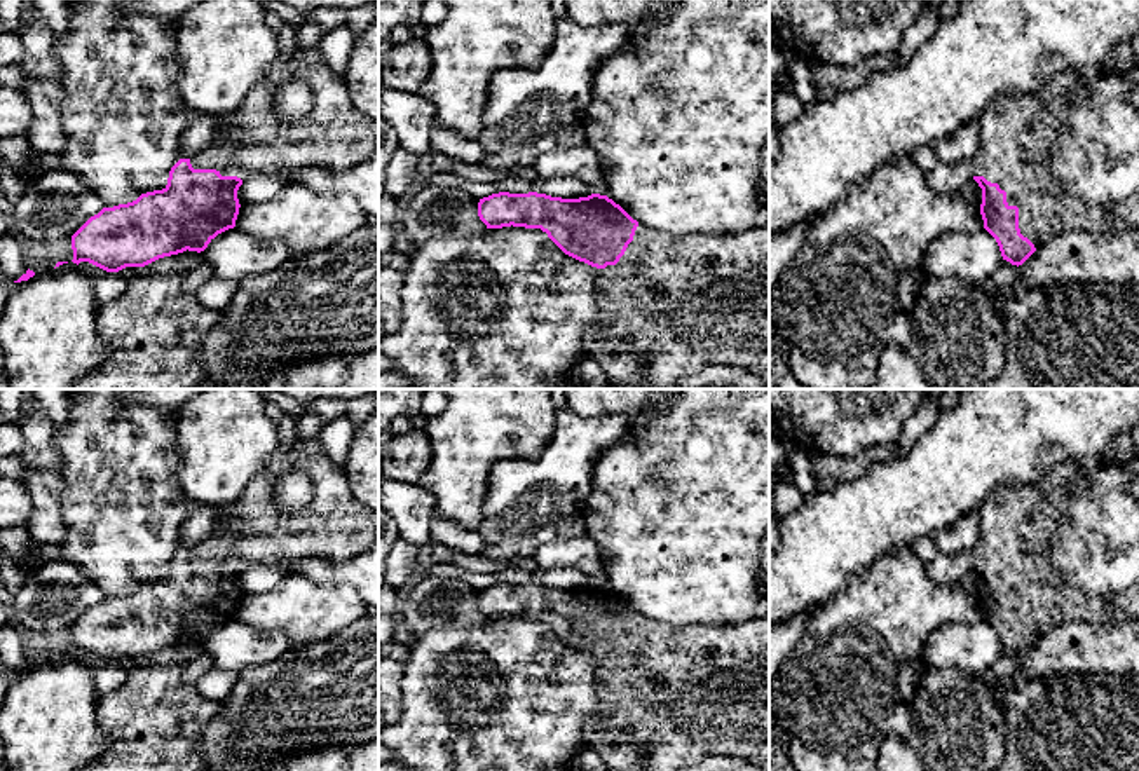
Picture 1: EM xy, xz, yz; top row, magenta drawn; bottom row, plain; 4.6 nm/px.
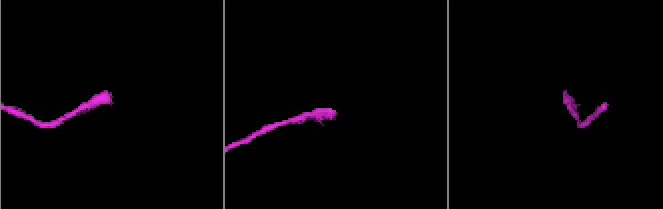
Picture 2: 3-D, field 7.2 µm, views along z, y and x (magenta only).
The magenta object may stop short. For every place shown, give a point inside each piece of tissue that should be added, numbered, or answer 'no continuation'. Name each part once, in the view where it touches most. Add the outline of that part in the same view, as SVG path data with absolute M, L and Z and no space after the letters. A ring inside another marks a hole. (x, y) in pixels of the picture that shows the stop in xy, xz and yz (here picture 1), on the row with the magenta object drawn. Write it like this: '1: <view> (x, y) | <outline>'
1: yz (1017, 129) | M1069 68L1054 75L1033 92L1005 92L998 96L977 119L980 143L970 159L973 176L984 176L1006 192L1008 206L1019 208L1020 234L1036 249L1052 237L1069 232L1067 223L1061 218L1061 209L1080 206L1080 199L1055 187L1050 152L1055 134L1064 126L1067 110L1087 98L1088 92L1083 73Z

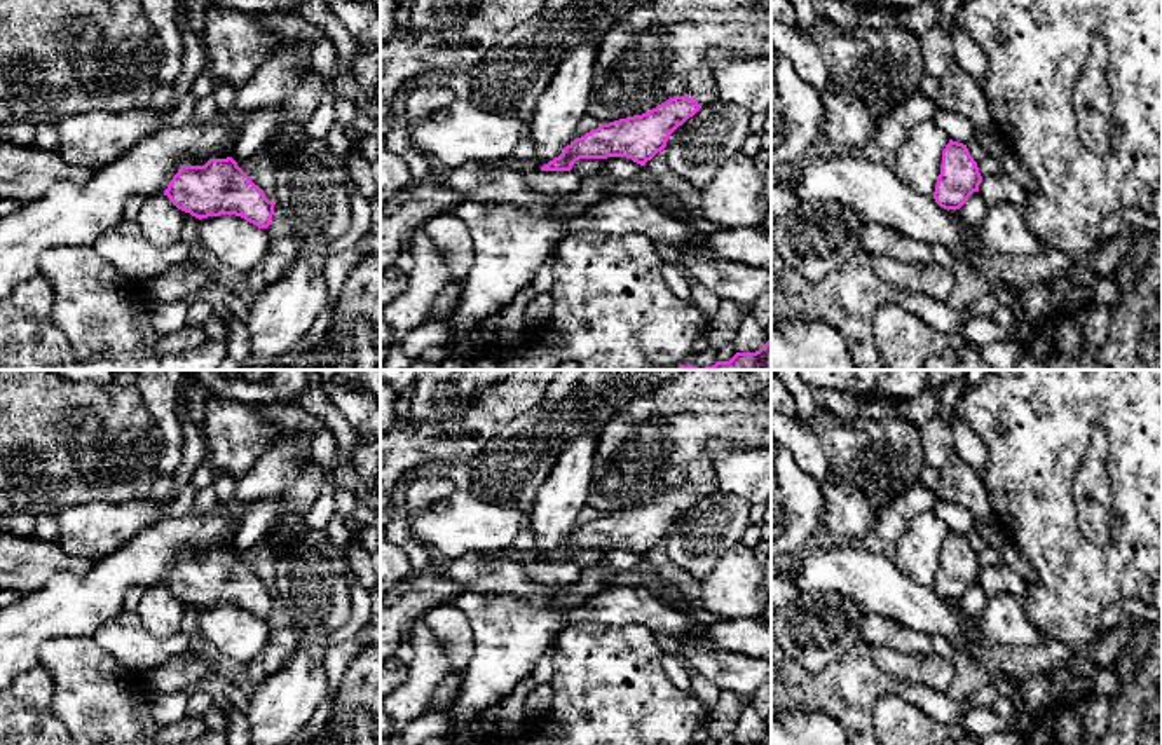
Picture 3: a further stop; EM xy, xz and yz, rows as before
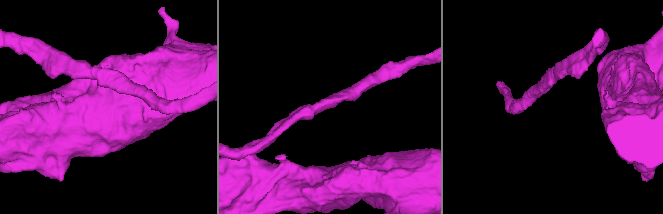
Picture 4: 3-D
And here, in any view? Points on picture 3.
no continuation

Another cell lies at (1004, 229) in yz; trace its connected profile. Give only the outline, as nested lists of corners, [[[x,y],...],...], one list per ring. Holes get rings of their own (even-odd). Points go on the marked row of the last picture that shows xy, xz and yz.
[[[996,202],[988,206],[988,213],[975,225],[982,244],[1003,256],[1038,255],[1047,246],[1028,225],[1026,206]]]

